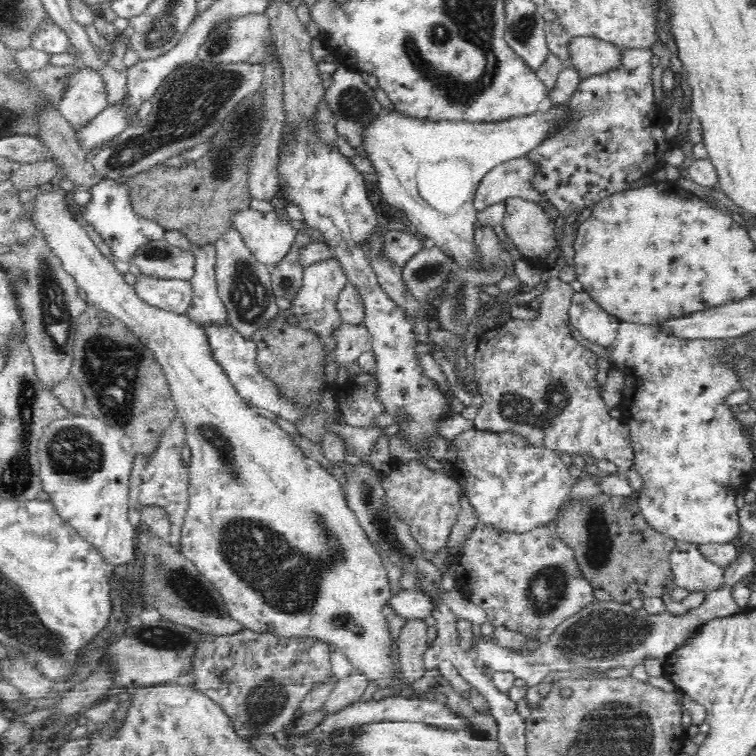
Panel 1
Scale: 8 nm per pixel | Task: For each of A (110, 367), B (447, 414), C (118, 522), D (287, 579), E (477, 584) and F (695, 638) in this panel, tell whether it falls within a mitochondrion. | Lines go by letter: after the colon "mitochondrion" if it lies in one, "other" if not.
A: mitochondrion
B: other
C: other
D: mitochondrion
E: other
F: other

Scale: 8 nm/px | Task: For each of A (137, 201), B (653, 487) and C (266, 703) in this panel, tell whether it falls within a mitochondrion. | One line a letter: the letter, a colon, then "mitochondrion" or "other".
A: other
B: other
C: mitochondrion

